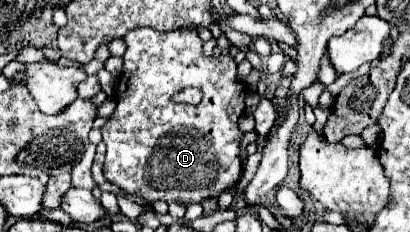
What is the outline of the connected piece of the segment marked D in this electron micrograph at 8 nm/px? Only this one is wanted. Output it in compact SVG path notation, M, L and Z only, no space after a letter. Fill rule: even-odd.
M149 27L143 29L133 29L125 35L125 41L127 41L127 51L123 55L123 73L117 81L117 109L115 113L111 115L109 123L101 129L103 133L103 143L107 145L107 155L105 155L105 165L103 165L103 175L107 177L107 181L119 185L125 193L129 195L141 195L143 199L147 199L149 203L155 203L157 199L165 199L167 203L183 203L183 205L189 205L189 203L201 203L205 201L207 197L217 197L221 195L223 189L231 187L237 183L239 175L241 175L241 153L239 153L239 143L241 143L241 137L243 133L239 131L237 127L237 121L239 117L243 115L245 111L245 97L249 93L249 89L239 83L235 79L235 73L237 73L237 65L233 61L231 55L227 53L221 53L217 57L205 57L203 51L201 51L201 45L203 41L199 39L197 31L189 31L189 29L175 29L175 31L169 31L169 33L159 33L159 31L151 31ZM181 87L199 87L203 91L203 101L199 105L183 105L183 103L173 103L173 95L181 91Z

